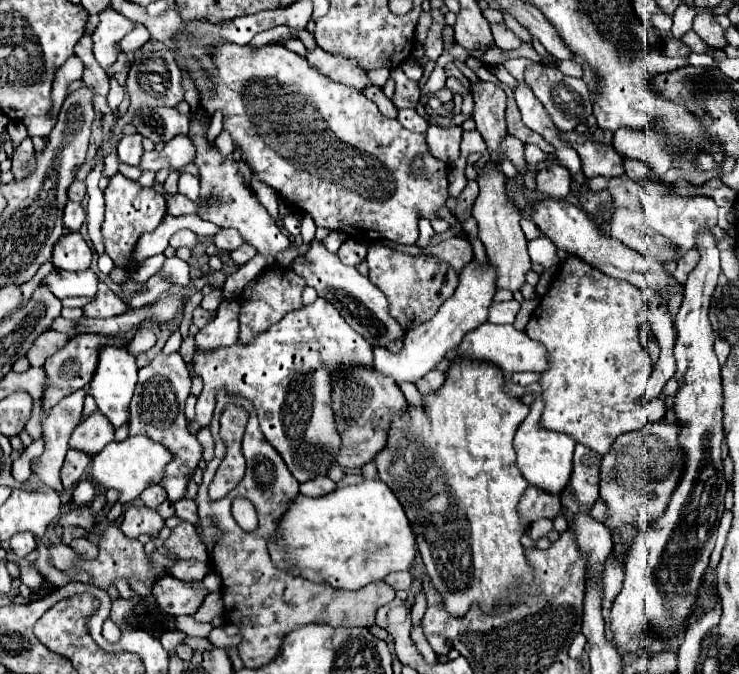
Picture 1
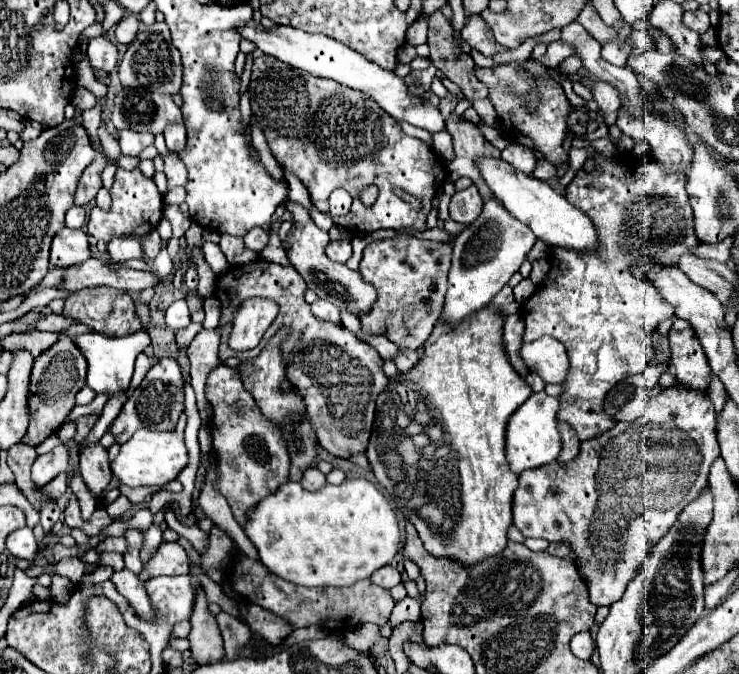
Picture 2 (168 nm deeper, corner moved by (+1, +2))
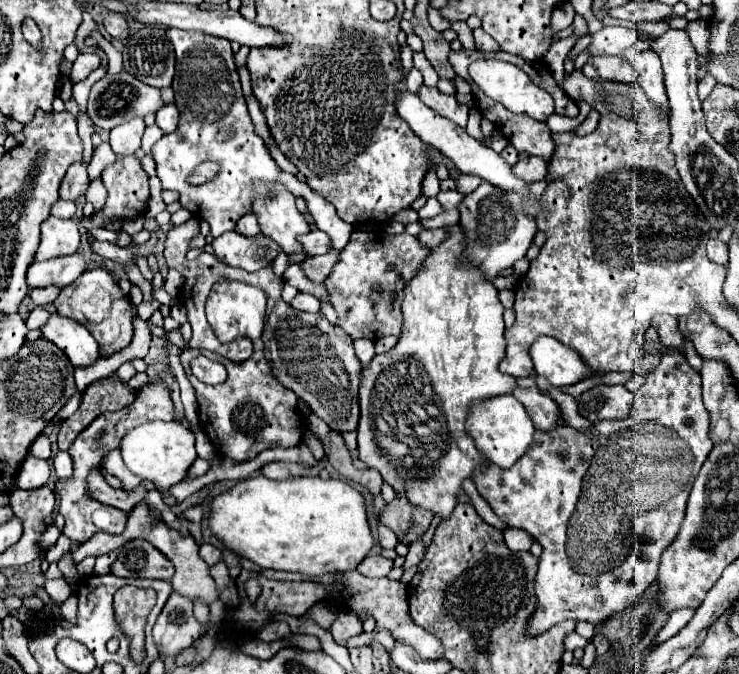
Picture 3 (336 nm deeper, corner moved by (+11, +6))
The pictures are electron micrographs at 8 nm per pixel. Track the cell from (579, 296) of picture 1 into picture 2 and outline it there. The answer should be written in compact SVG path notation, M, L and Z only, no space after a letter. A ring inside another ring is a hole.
M596 155L594 159L596 159L596 171L592 173L578 171L576 179L566 187L566 199L574 203L574 207L582 209L596 225L596 231L600 235L600 251L598 255L594 253L576 255L574 251L552 247L548 255L550 271L542 281L542 285L536 289L536 293L526 301L526 309L524 309L523 342L531 342L542 335L550 335L566 347L570 369L568 369L568 377L562 383L560 409L556 421L568 423L578 433L580 441L588 441L596 435L602 435L606 429L616 425L616 421L610 419L602 407L608 391L618 381L642 373L650 365L654 357L650 335L660 321L674 317L674 307L660 297L658 289L650 281L636 279L630 273L628 269L630 261L642 259L642 255L652 255L654 259L660 259L660 263L674 265L674 261L682 253L698 245L692 227L694 225L692 209L684 189L686 185L684 173L664 173L664 169L652 157L644 157L638 161L630 155L622 155L618 157L620 163L608 163L600 155ZM596 373L616 373L616 381L598 379Z

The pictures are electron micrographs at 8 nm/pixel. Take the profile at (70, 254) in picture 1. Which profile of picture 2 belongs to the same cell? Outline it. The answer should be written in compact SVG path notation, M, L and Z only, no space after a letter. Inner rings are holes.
M64 227L54 235L50 249L50 263L54 267L72 267L90 259L88 239L82 229Z

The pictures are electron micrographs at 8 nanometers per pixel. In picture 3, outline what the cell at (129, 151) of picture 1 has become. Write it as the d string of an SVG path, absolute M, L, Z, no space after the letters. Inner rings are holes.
M130 119L110 131L110 147L116 155L134 155L140 149L144 119Z

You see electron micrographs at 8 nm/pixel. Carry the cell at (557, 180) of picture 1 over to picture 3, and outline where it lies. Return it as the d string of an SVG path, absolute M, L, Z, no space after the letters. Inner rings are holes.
M528 157L512 165L512 171L516 171L516 175L520 175L520 179L524 181L542 181L546 177L548 165L540 157Z

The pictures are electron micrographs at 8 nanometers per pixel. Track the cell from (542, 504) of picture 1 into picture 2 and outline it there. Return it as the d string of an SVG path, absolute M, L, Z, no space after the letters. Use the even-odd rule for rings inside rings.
M684 385L662 389L660 395L650 399L644 417L634 423L616 423L604 435L580 443L580 455L570 465L562 467L552 463L538 471L524 471L512 501L514 525L524 537L568 541L576 561L582 565L580 573L588 581L590 601L596 607L612 605L624 595L628 581L650 555L654 543L672 527L680 511L706 487L708 471L716 457L720 457L720 447L716 441L712 401L704 393L688 391Z

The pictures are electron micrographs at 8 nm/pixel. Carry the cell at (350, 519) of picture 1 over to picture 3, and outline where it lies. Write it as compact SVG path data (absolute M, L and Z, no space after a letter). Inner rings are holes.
M264 475L248 477L212 499L208 525L210 531L224 543L224 547L232 549L240 557L250 559L264 569L298 571L308 577L334 571L352 571L374 545L366 519L364 497L342 479L324 481L320 477L300 477L272 481Z

